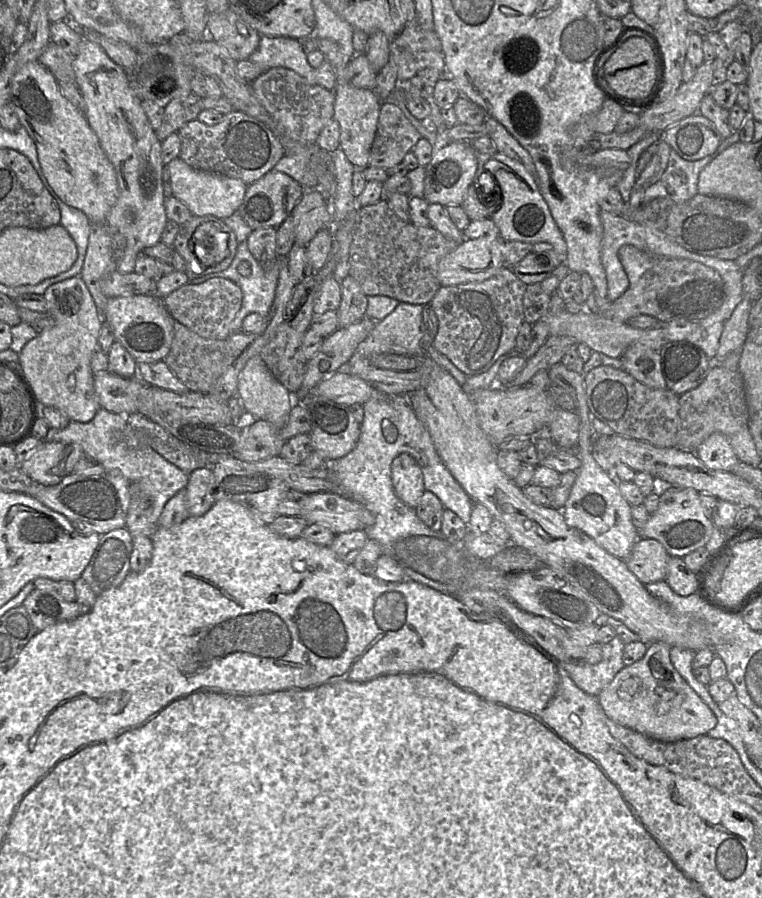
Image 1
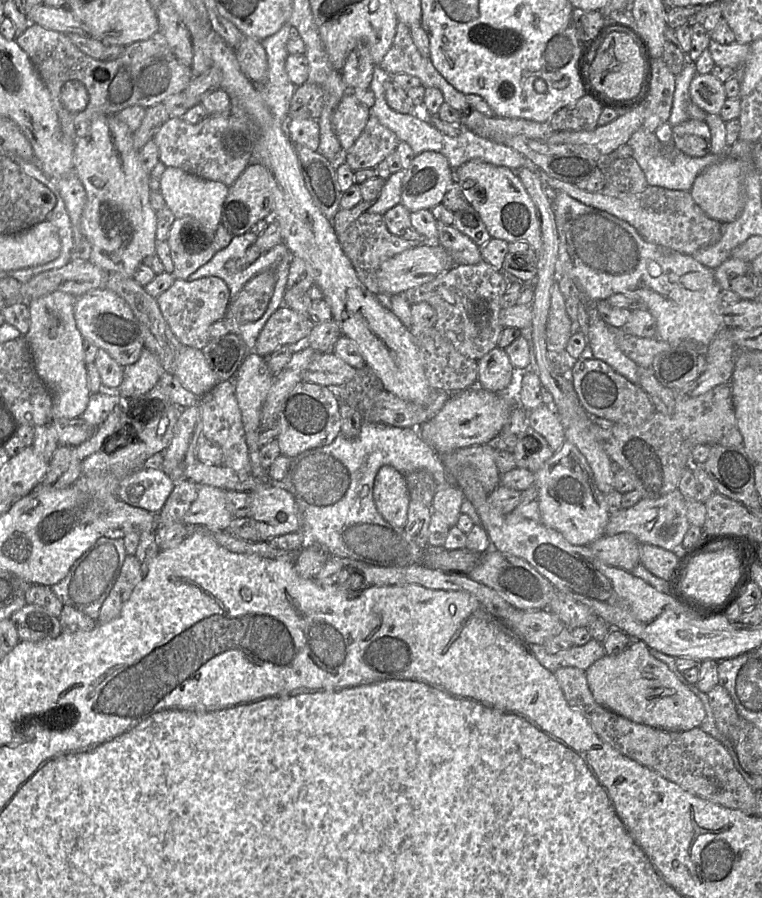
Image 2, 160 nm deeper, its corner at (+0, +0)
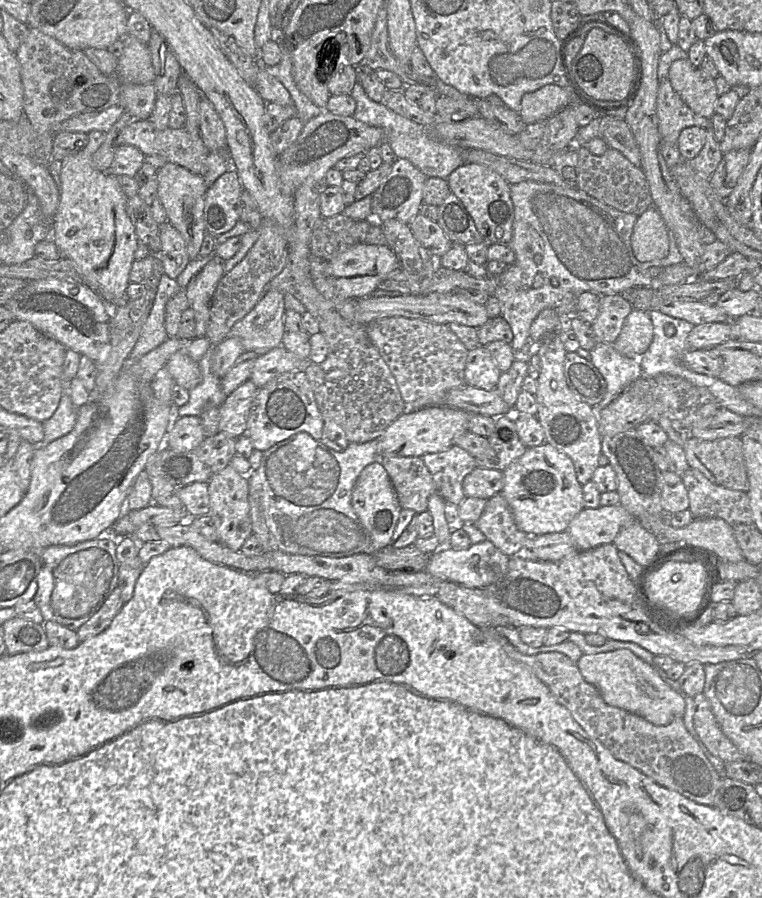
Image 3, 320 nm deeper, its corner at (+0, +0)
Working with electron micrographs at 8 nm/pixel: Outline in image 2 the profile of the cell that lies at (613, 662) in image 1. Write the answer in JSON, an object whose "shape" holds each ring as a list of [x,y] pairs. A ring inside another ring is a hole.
{"shape":[[[592,639],[582,646],[573,646],[555,654],[547,653],[542,645],[530,645],[542,666],[551,672],[561,667],[575,667],[586,671],[594,662],[606,655],[602,642]]]}

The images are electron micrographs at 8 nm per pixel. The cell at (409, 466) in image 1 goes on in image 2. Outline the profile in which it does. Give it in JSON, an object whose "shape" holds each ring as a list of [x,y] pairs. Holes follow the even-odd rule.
{"shape":[[[383,465],[374,479],[373,499],[377,511],[387,522],[397,527],[405,525],[411,498],[403,473]]]}

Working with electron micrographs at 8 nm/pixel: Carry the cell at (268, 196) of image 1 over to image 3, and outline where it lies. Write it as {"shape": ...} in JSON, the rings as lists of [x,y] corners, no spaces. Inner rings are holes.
{"shape":[[[236,171],[222,174],[209,186],[203,211],[207,234],[223,234],[240,221],[240,199],[243,191]]]}

